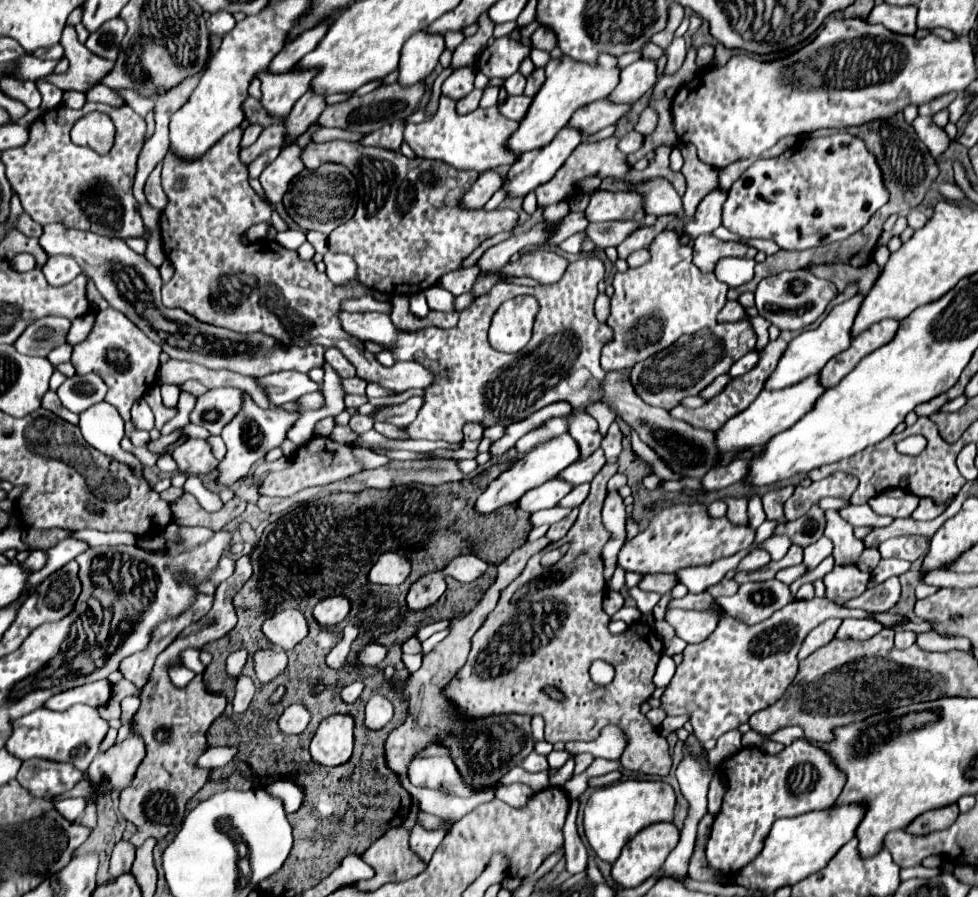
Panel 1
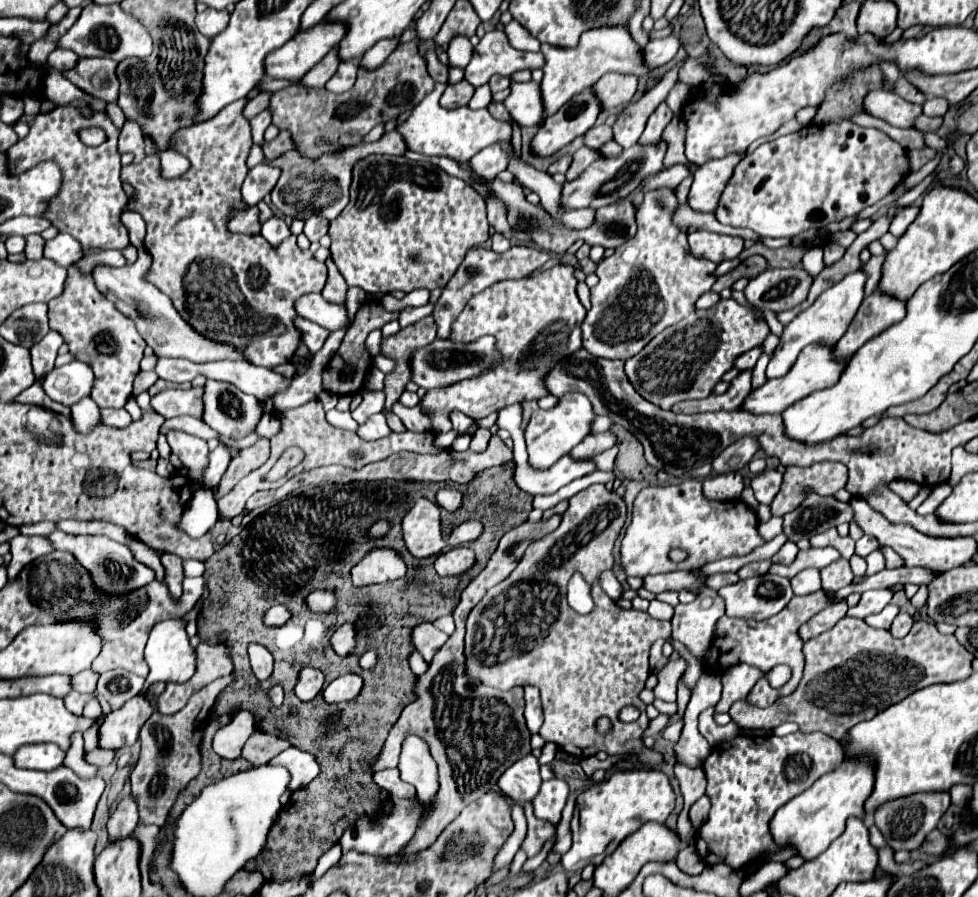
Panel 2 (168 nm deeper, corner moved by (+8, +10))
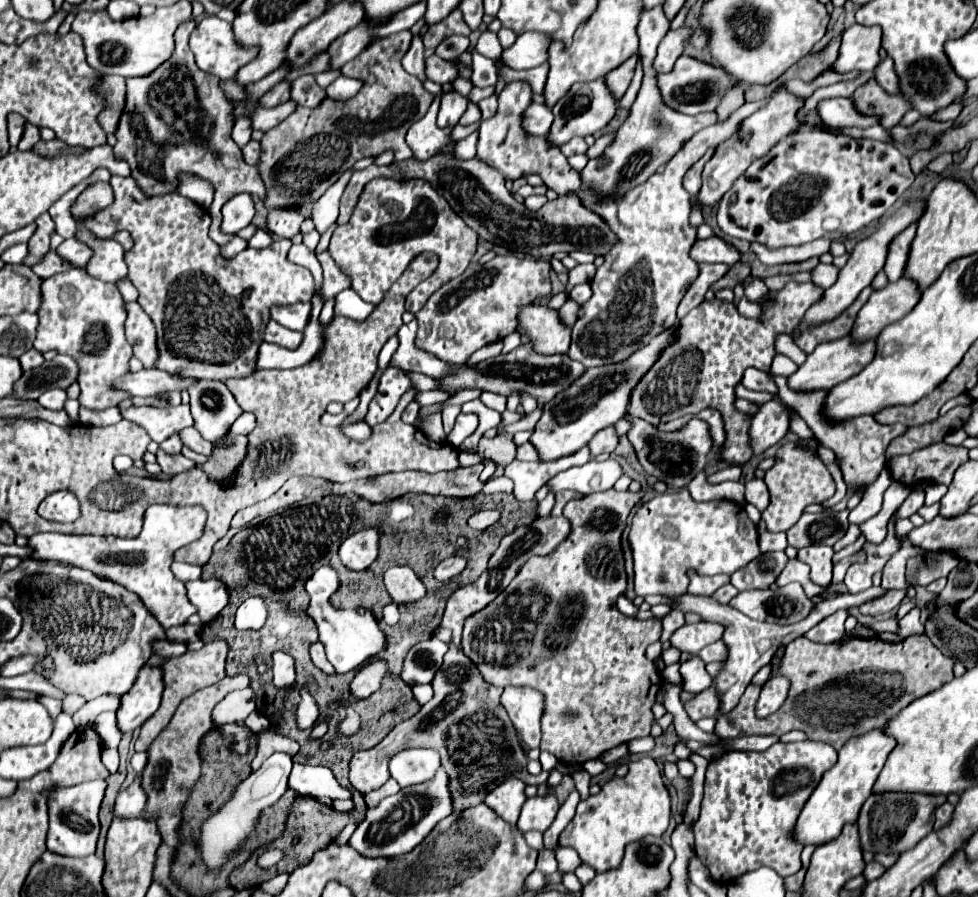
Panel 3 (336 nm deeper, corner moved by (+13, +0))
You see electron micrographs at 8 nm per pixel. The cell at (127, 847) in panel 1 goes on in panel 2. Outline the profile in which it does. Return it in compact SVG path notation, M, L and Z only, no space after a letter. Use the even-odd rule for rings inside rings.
M127 796L125 800L121 800L117 804L117 808L113 810L109 822L107 822L107 830L109 830L109 842L117 842L119 838L127 838L127 834L131 834L137 828L139 816L137 816L137 804L133 796Z

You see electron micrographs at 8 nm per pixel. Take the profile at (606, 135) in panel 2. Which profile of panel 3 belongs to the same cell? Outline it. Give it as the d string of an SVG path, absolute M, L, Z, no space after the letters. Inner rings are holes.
M574 138L574 140L570 140L570 142L562 144L562 146L558 146L558 148L562 150L562 154L564 154L564 156L572 156L572 154L584 154L584 152L588 150L588 146L586 146L584 138Z

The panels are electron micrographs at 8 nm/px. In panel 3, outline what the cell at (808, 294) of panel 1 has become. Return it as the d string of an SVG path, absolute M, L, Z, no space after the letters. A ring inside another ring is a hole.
M754 278L748 286L746 286L746 298L750 300L750 302L756 302L756 304L764 304L764 296L768 294L768 286L762 282L762 280L758 280L758 278Z

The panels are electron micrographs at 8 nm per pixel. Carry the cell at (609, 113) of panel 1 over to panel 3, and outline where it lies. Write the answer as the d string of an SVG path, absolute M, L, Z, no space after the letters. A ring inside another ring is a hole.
M638 54L630 56L630 60L622 62L620 68L614 68L614 72L608 72L608 74L606 74L606 84L608 84L608 88L612 90L612 94L614 94L616 98L622 98L622 96L624 96L630 80L632 80L632 76L634 76L636 62L638 62Z

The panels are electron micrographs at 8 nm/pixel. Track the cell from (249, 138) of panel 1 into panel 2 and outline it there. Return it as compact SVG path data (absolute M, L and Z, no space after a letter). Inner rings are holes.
M259 92L255 98L251 98L251 100L247 102L247 106L243 108L243 116L245 116L247 120L255 118L259 112L263 112L263 110L267 108L269 98L271 98L271 94L269 94L269 92Z

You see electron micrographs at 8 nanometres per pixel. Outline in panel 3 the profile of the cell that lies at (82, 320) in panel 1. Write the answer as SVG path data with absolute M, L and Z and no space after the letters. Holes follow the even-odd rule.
M28 350L28 352L24 352L20 358L20 366L24 368L24 370L32 370L32 368L36 368L36 366L40 366L42 362L44 362L44 358L42 358L42 354L38 352L38 350Z

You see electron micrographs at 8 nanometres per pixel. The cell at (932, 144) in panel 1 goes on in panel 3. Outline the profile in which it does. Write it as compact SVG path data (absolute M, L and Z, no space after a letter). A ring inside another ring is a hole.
M850 98L822 100L818 104L818 114L830 126L858 126L858 128L868 128L868 126L878 124L878 120L874 120L870 116L858 114L856 108L854 108L854 102Z

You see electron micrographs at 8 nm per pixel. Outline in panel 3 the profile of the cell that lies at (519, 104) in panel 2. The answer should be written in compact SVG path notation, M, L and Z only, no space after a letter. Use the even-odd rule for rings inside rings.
M532 104L526 110L526 118L524 118L524 128L530 134L548 134L550 126L552 126L552 110L540 104Z

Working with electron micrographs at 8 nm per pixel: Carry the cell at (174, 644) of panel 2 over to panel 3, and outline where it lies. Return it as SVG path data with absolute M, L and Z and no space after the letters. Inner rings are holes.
M162 640L162 642L154 642L154 648L152 648L158 656L162 658L174 658L174 656L180 656L186 652L186 644L180 644L180 642L168 642L168 640Z

